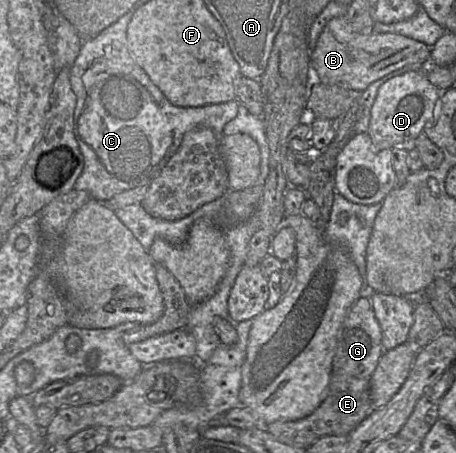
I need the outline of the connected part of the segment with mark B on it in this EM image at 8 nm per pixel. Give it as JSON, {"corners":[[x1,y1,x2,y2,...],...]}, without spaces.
{"corners":[[335,17,324,26,310,51,312,82,317,80,361,93,372,82,392,72,420,70,431,65,430,49,422,42,396,33,355,32,345,17]]}

